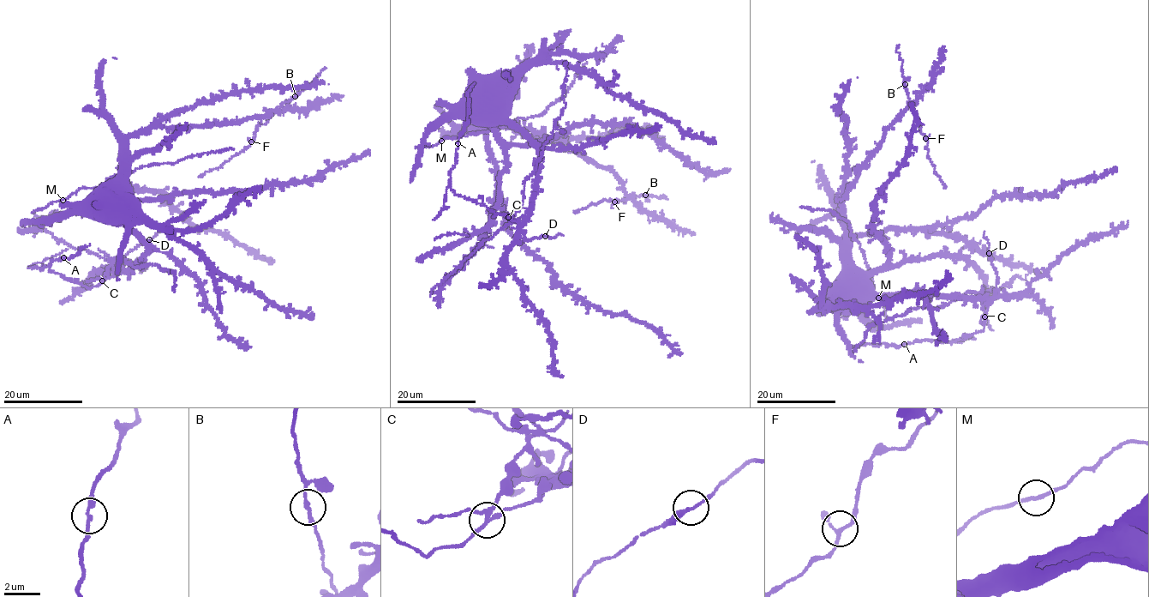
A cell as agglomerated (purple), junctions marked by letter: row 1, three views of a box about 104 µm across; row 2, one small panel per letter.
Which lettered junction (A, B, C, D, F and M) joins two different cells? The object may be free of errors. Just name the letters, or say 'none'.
C

